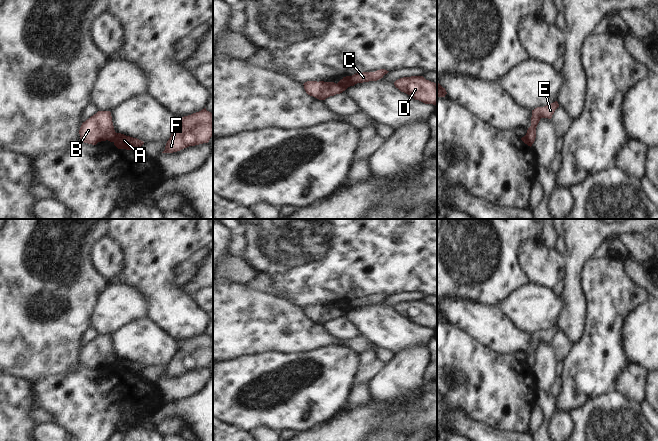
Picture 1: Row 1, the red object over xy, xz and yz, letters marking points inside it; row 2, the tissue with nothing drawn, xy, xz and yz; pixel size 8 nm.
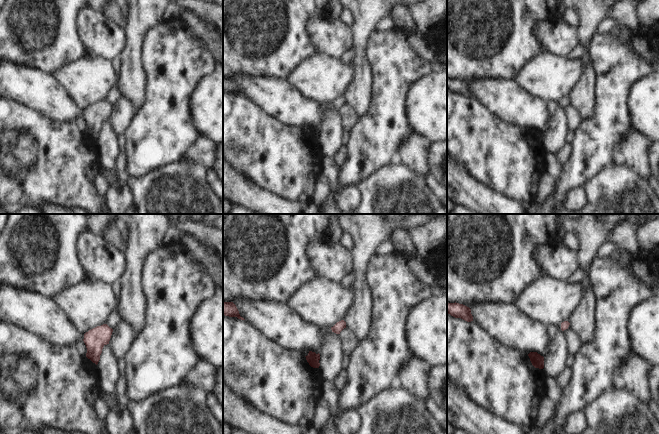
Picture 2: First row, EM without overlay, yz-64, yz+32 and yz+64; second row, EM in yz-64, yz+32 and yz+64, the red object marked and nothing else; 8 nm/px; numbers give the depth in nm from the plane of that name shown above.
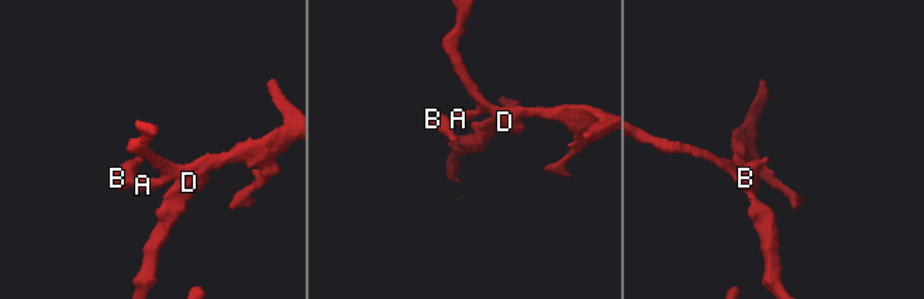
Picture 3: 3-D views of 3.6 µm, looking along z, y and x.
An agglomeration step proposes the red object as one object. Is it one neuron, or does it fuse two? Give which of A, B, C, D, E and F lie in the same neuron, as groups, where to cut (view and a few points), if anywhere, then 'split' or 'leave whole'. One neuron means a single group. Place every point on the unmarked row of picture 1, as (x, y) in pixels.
A C D F / B E; cut in yz along (526, 358), (531, 368); split

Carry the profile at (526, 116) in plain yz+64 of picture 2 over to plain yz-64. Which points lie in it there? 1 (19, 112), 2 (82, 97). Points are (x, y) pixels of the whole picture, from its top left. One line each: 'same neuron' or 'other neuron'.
1: other neuron
2: other neuron

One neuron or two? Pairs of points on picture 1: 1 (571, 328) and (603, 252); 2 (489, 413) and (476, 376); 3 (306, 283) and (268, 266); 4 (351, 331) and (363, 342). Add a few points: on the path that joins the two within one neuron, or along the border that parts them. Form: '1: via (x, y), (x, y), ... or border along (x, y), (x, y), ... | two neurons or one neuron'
1: border along (607, 237), (591, 257) | two neurons
2: via (489, 404), (489, 391), (483, 385) | one neuron
3: via (297, 274), (289, 266), (277, 266) | one neuron
4: border along (359, 334), (341, 340) | two neurons

